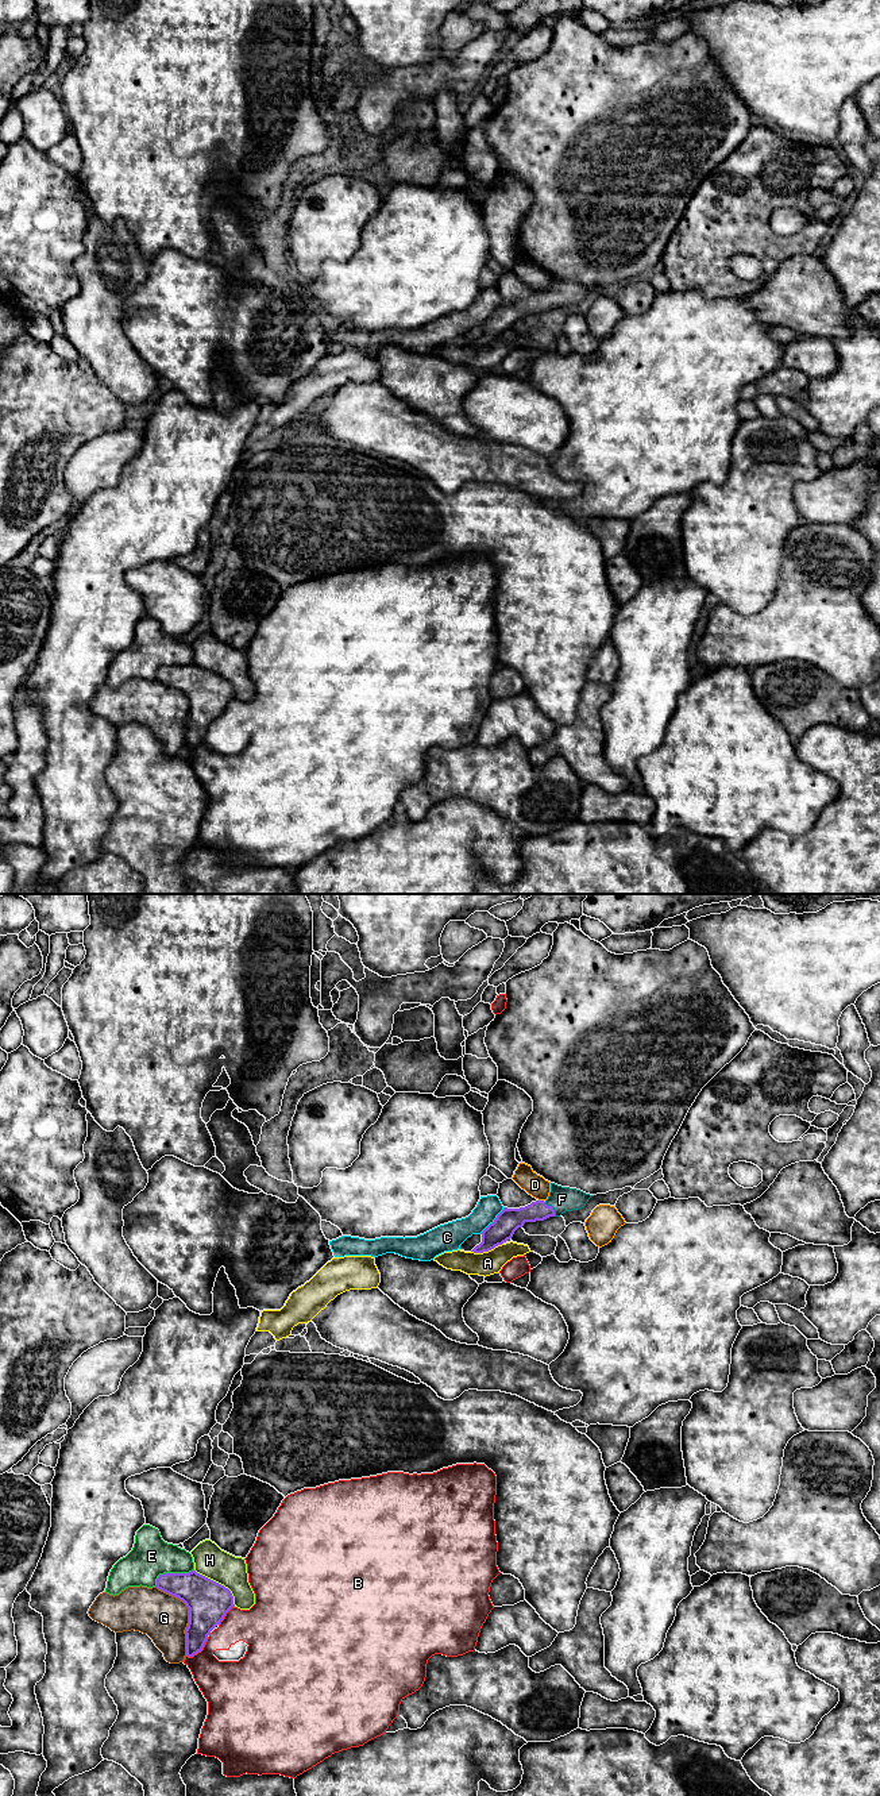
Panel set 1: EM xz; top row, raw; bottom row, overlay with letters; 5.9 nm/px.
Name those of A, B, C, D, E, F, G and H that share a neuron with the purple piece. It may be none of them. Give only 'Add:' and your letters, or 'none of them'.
Add: F

